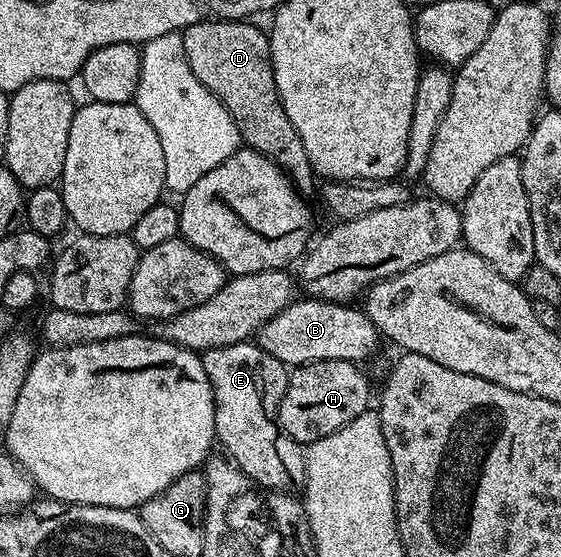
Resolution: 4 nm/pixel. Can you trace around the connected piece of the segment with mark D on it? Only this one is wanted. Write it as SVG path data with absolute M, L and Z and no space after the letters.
M202 18L198 24L187 26L181 33L181 37L183 38L183 50L187 54L187 62L191 70L195 70L195 78L199 78L199 82L203 82L207 87L216 89L218 98L231 114L239 130L242 145L254 148L259 154L274 160L289 175L298 193L306 194L305 192L311 191L315 173L307 158L307 150L303 150L303 138L299 138L295 126L291 126L291 118L287 118L287 110L283 110L283 102L277 93L268 35L264 31L260 32L253 22Z

